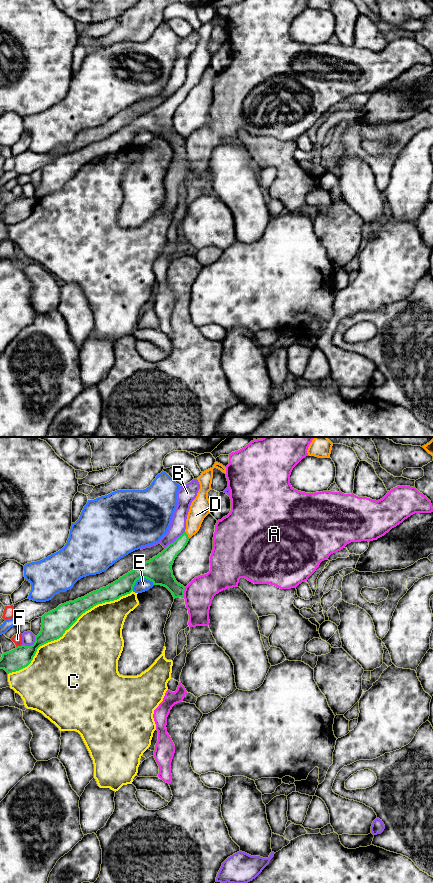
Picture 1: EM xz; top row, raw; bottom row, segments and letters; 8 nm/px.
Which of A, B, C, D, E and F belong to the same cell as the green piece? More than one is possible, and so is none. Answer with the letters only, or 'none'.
D

